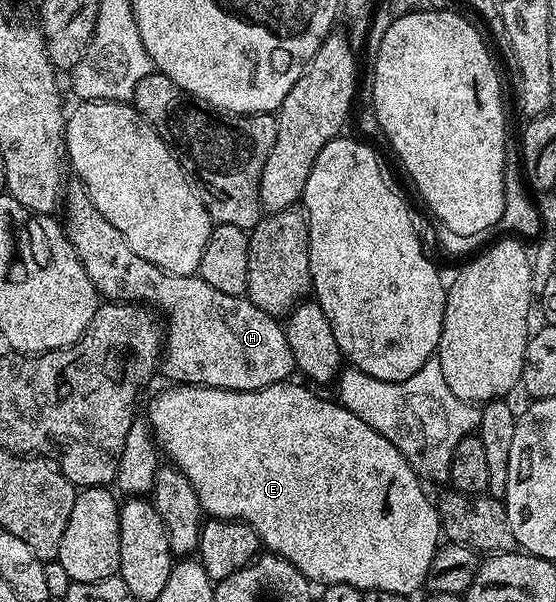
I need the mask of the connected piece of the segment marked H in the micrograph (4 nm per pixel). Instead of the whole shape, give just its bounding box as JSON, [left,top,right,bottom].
[62,179,296,391]

